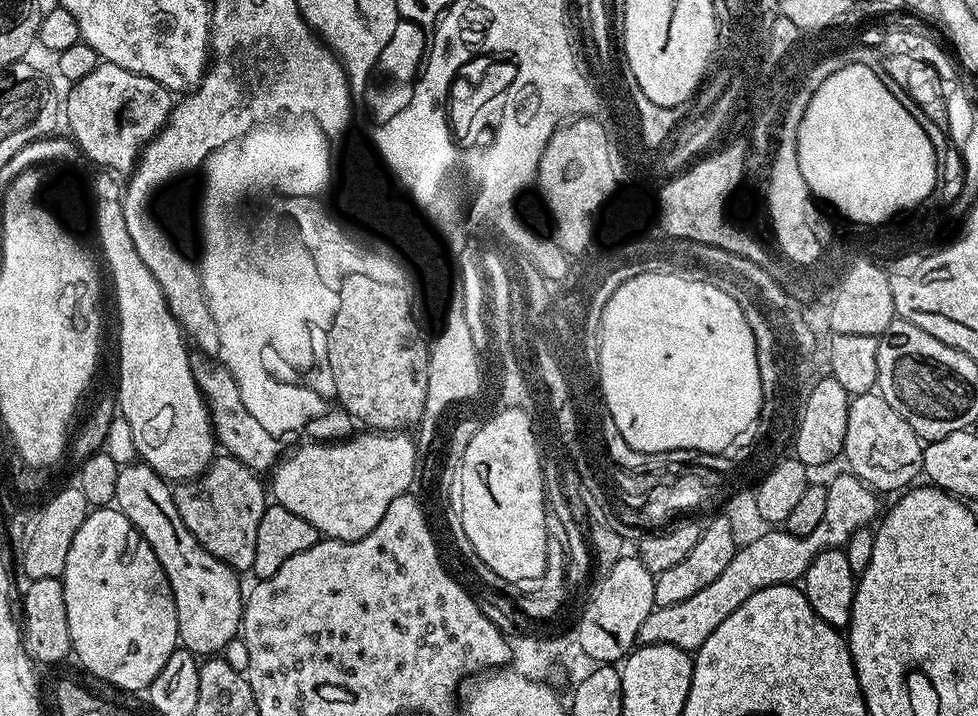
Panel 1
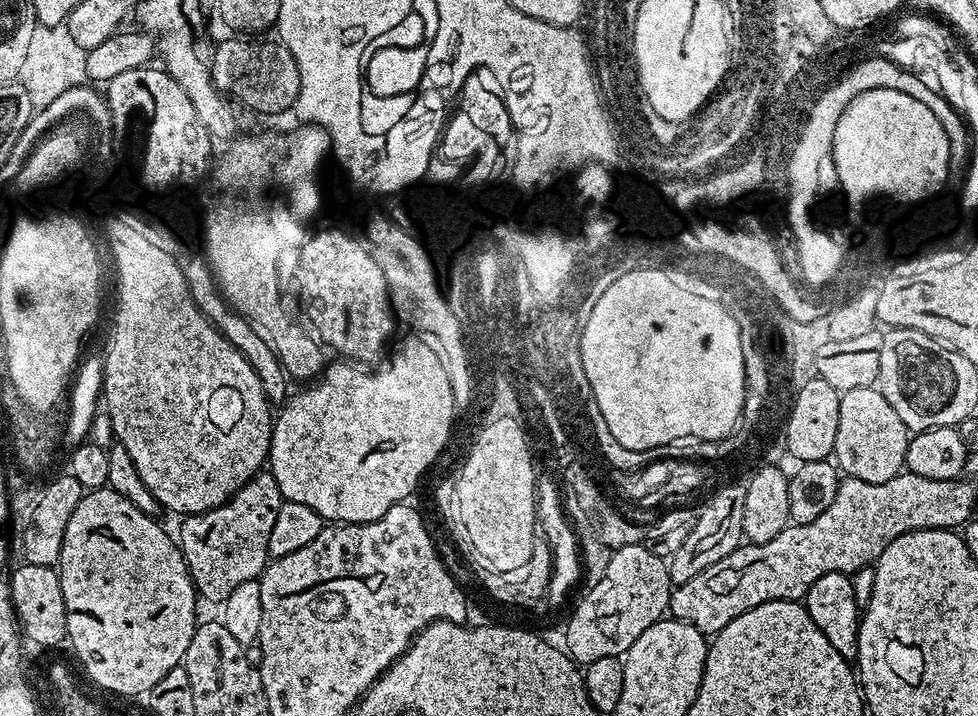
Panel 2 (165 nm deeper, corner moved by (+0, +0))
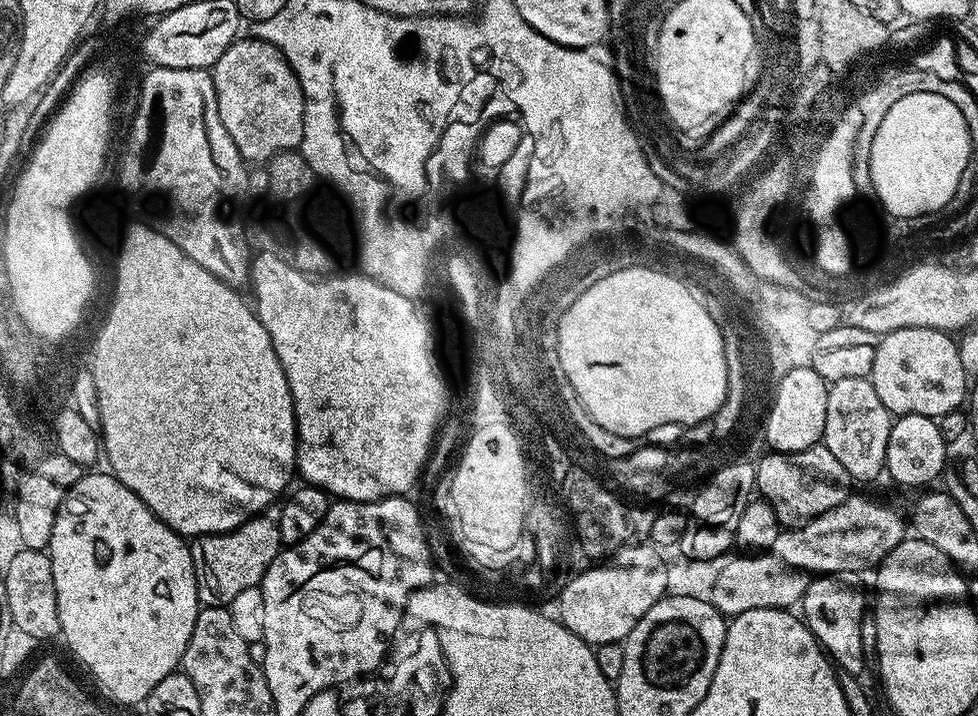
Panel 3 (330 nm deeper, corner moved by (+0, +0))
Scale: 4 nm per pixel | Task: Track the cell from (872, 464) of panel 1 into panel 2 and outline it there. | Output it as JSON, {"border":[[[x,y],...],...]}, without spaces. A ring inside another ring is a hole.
{"border":[[[879,387],[846,390],[840,393],[838,406],[838,434],[834,438],[832,456],[844,476],[853,476],[862,482],[890,482],[899,472],[905,471],[906,450],[910,430],[898,418],[894,406],[886,402]]]}

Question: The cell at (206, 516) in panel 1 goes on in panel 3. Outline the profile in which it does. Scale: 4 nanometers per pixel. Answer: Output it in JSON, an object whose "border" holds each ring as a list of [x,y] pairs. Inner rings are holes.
{"border":[[[273,506],[252,516],[242,526],[213,536],[198,536],[191,541],[192,561],[196,571],[196,592],[201,605],[210,608],[232,606],[243,592],[257,587],[270,562],[280,553],[280,510]]]}

